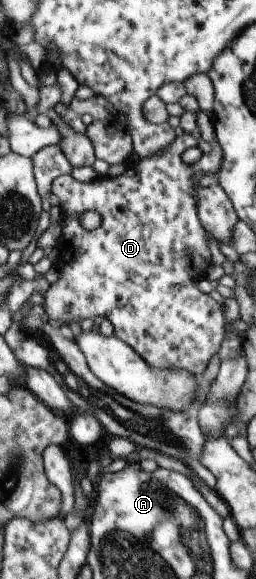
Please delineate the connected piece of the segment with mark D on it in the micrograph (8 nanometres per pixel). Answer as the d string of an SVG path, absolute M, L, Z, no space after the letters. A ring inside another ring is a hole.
M183 133L181 136L176 136L173 142L164 148L164 151L154 157L145 157L139 159L136 165L128 166L125 171L116 177L97 177L90 182L84 183L76 181L70 175L61 175L52 184L53 200L58 204L61 210L60 235L58 236L58 263L56 267L59 268L58 279L50 285L45 292L45 300L41 305L40 310L45 311L51 320L59 320L63 325L69 325L71 321L83 320L83 318L93 319L94 316L101 316L106 318L113 327L113 335L115 338L122 340L128 344L149 366L155 369L183 369L188 373L199 377L205 367L209 358L217 353L220 347L221 339L224 337L223 332L227 325L224 320L221 304L211 299L208 295L200 292L195 288L195 282L205 277L207 268L211 264L209 250L207 249L207 236L204 228L200 225L196 209L194 208L194 198L192 194L199 188L197 186L199 177L202 174L213 173L217 174L220 162L222 161L222 150L219 145L214 142L208 144L203 139L195 139L190 133ZM198 147L200 150L200 157L195 163L186 165L180 161L180 153L187 148ZM87 210L93 210L100 216L100 223L97 228L92 231L86 231L81 227L78 217Z

